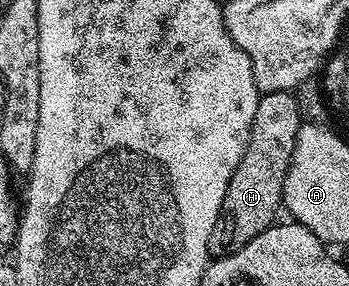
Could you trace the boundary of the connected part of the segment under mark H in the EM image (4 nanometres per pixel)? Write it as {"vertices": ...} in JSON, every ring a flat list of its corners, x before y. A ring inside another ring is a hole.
{"vertices":[[265,92,260,95,245,154,237,170,233,170,233,178,229,178,222,213,209,238,207,251,212,257,241,250,253,242,257,234,271,227,276,219,275,211,280,211,283,202,283,187,289,174,300,123,299,107,291,92]]}

